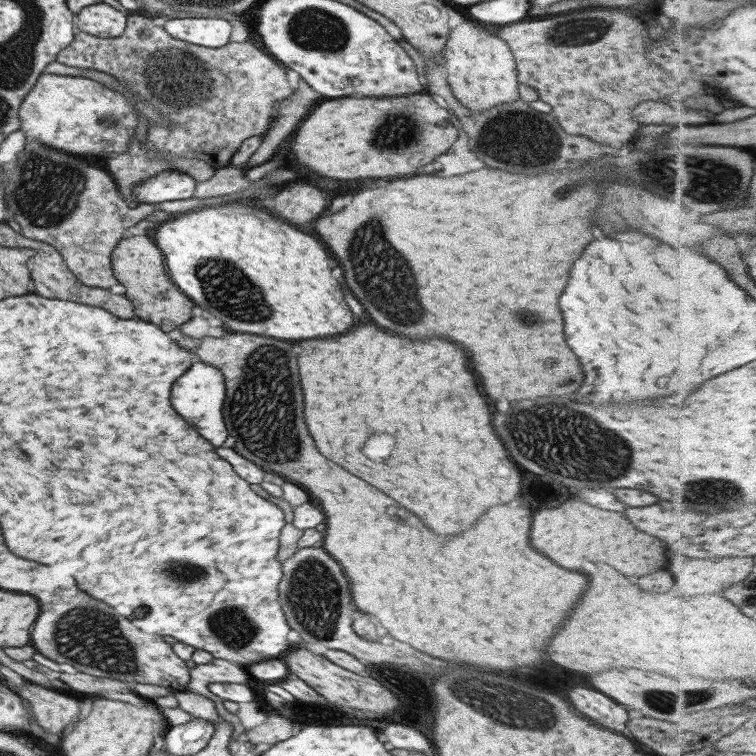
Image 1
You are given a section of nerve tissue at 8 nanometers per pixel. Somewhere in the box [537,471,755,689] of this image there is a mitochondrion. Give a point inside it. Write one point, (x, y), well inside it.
(708, 492)

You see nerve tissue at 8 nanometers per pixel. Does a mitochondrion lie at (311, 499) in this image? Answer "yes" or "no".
no

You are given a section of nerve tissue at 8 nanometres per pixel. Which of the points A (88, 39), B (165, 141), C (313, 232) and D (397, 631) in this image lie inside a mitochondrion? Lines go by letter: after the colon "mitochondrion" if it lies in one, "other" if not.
A: other
B: other
C: other
D: other

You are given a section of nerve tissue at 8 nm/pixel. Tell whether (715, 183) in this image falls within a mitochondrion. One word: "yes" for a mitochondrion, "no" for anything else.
yes

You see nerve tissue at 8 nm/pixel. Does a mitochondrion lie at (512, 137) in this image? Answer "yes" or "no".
yes

